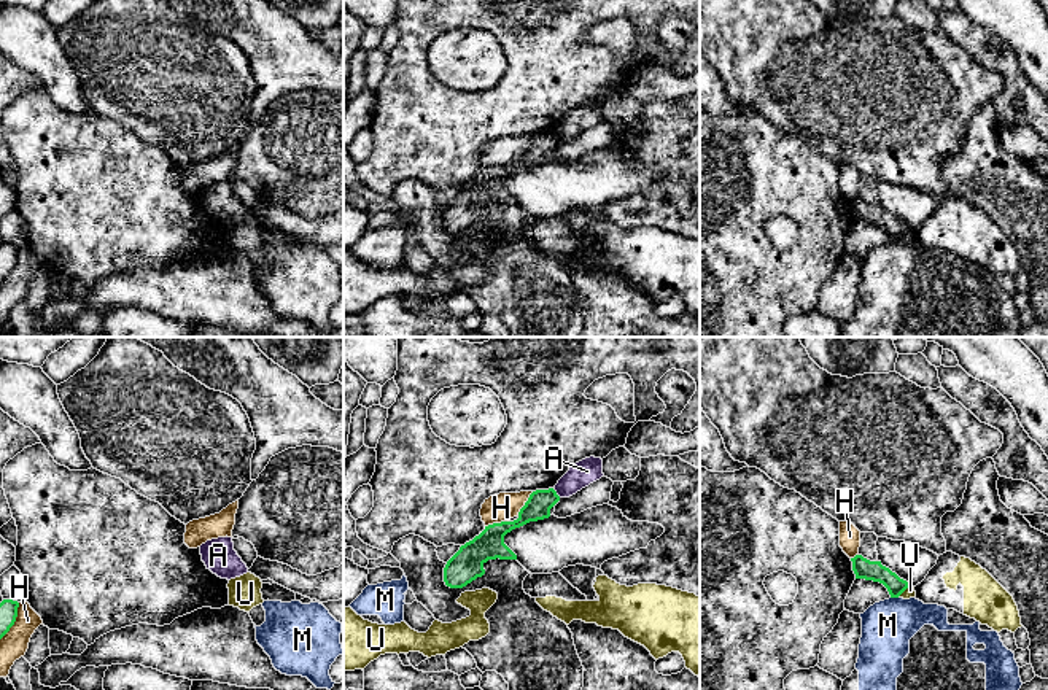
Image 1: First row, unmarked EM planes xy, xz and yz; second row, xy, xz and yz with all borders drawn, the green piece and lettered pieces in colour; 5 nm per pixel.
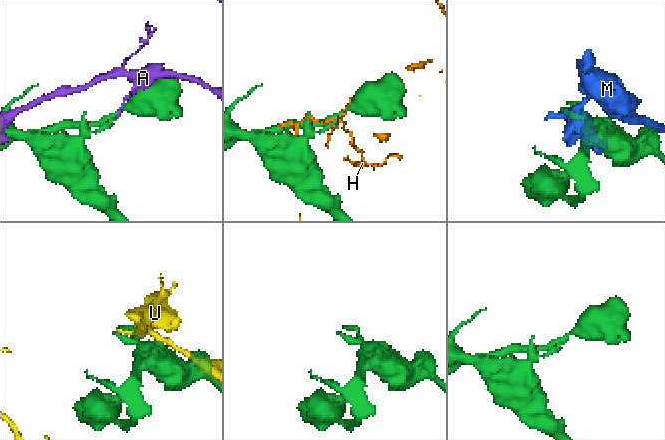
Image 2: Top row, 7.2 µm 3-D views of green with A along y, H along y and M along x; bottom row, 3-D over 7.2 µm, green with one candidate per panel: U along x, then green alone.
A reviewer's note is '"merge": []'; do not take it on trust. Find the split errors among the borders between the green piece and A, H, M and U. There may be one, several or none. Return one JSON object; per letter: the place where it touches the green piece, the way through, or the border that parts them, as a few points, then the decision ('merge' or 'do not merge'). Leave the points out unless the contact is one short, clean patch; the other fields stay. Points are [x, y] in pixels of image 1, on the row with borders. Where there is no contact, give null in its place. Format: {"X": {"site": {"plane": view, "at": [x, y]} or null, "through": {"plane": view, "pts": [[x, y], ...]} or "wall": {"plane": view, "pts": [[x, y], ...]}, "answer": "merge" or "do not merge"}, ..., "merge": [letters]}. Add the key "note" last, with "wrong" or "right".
{"A": {"site": {"plane": "xz", "at": [555, 493]}, "wall": {"plane": "xz", "pts": [[552, 488], [560, 496]]}, "answer": "do not merge"}, "H": {"site": {"plane": "xz", "at": [525, 503]}, "answer": "do not merge"}, "M": {"site": {"plane": "yz", "at": [894, 596]}, "answer": "do not merge"}, "U": {"site": {"plane": "yz", "at": [904, 590]}, "answer": "do not merge"}, "merge": [], "note": "right"}

